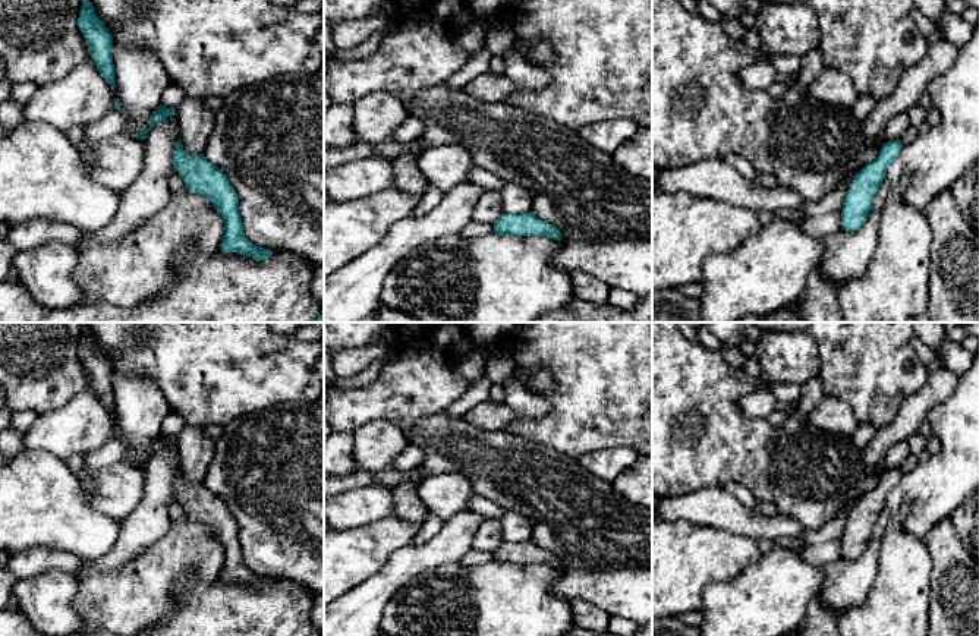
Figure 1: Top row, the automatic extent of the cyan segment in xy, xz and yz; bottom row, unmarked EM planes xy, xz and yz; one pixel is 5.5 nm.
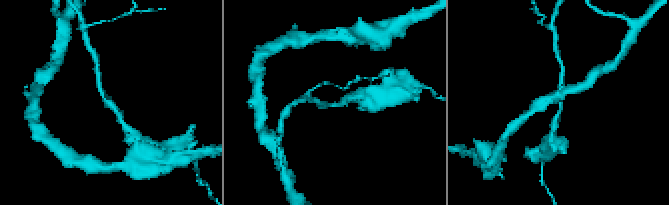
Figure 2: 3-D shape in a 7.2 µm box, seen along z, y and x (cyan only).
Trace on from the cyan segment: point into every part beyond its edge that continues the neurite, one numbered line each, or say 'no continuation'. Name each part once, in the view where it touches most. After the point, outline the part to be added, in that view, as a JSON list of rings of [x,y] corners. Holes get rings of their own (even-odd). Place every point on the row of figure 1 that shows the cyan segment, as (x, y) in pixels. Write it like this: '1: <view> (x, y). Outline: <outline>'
no continuation

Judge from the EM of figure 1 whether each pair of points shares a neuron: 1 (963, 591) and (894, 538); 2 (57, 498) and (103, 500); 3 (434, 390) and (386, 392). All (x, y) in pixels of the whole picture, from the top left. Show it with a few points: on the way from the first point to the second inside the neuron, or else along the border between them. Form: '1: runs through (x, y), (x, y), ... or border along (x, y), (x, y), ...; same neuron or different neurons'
1: border along (924, 540), (932, 561), (929, 601); different neurons
2: border along (75, 475), (88, 500), (100, 512), (117, 520); different neurons
3: runs through (422, 390), (397, 392); same neuron

